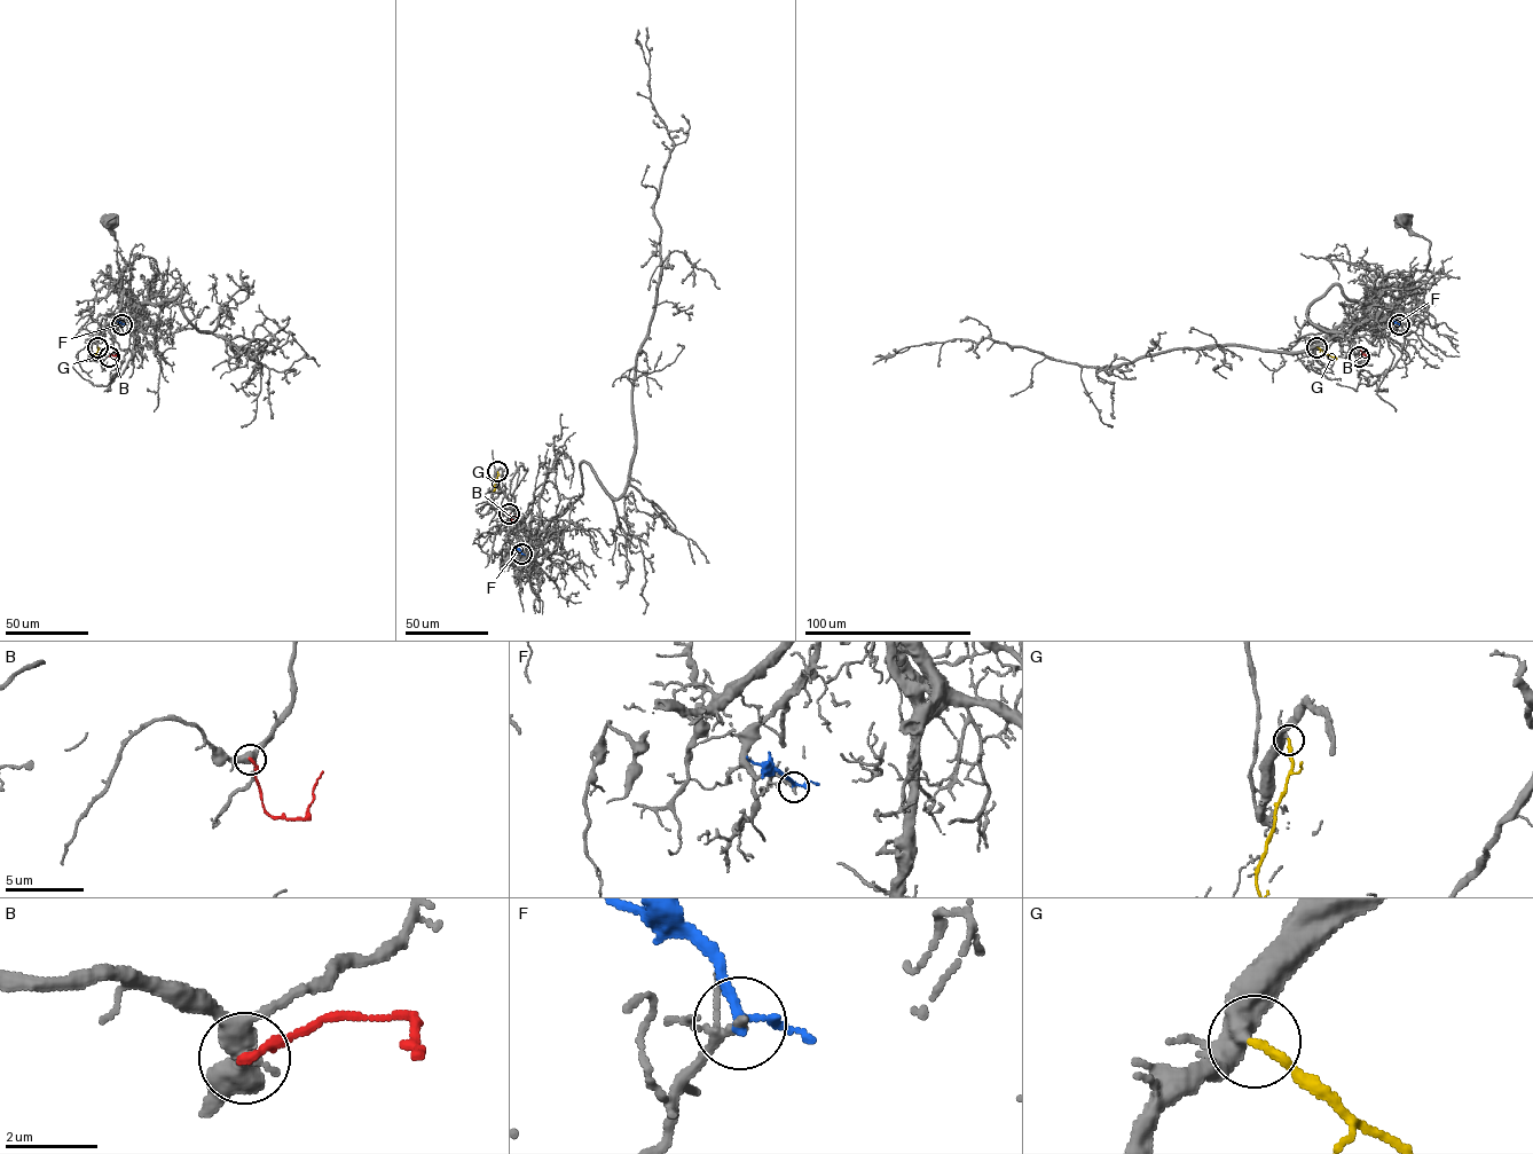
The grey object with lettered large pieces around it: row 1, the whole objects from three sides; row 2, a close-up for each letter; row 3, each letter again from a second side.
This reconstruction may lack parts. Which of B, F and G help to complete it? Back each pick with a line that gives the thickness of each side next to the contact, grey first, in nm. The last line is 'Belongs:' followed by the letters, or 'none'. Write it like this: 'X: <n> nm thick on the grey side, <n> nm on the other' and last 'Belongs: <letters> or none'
G: 360 nm thick on the grey side, 220 nm on the other
Belongs: G

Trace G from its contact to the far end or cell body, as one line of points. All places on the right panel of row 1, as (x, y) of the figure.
G: (1317, 346), (1336, 359)

